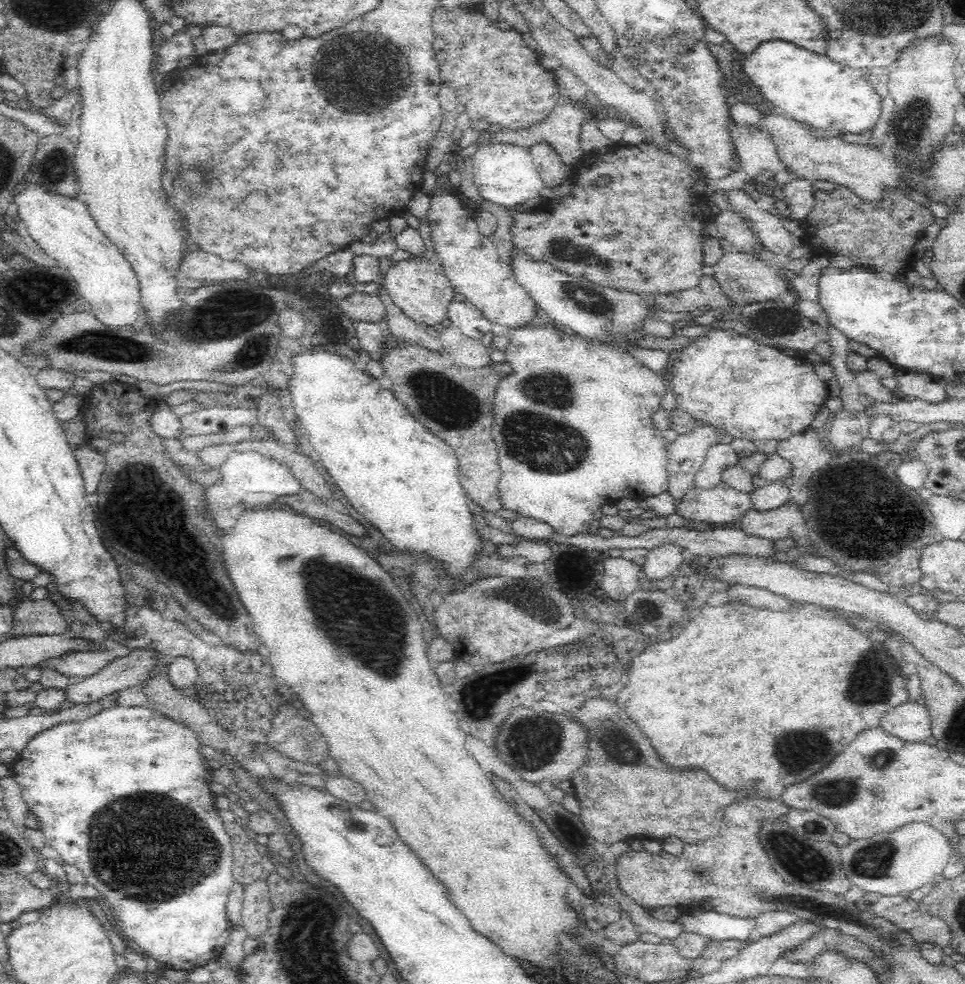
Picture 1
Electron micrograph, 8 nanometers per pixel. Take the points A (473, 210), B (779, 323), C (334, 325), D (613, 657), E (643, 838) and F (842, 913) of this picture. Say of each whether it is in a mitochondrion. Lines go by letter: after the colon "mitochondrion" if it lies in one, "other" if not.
A: other
B: mitochondrion
C: other
D: other
E: other
F: mitochondrion

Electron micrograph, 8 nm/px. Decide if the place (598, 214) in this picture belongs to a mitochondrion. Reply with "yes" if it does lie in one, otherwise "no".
no

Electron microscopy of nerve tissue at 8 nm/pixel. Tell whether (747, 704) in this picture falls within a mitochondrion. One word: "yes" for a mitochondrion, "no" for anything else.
no

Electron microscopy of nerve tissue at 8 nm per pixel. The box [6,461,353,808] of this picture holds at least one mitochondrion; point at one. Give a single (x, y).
(209, 596)

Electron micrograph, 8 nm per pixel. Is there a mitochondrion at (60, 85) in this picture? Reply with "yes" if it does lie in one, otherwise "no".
no

